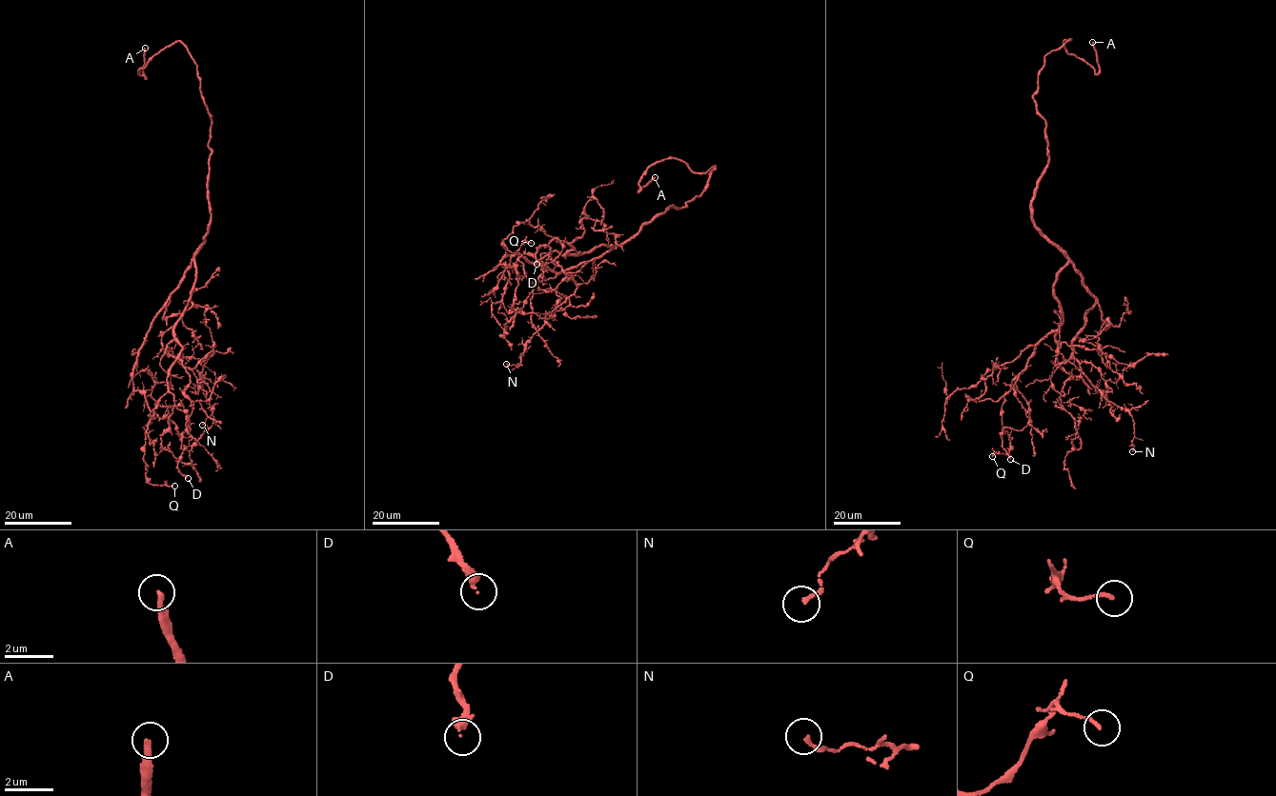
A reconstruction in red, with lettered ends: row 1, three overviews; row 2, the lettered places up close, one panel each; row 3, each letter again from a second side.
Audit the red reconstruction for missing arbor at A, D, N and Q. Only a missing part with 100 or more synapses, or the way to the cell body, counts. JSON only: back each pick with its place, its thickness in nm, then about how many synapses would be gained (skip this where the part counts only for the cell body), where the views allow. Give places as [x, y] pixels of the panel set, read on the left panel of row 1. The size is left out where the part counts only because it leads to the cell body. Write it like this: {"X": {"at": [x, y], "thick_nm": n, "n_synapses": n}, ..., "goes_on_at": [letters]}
{"A": {"at": [145, 48], "thick_nm": 260, "n_synapses": 500}, "goes_on_at": ["A"]}

